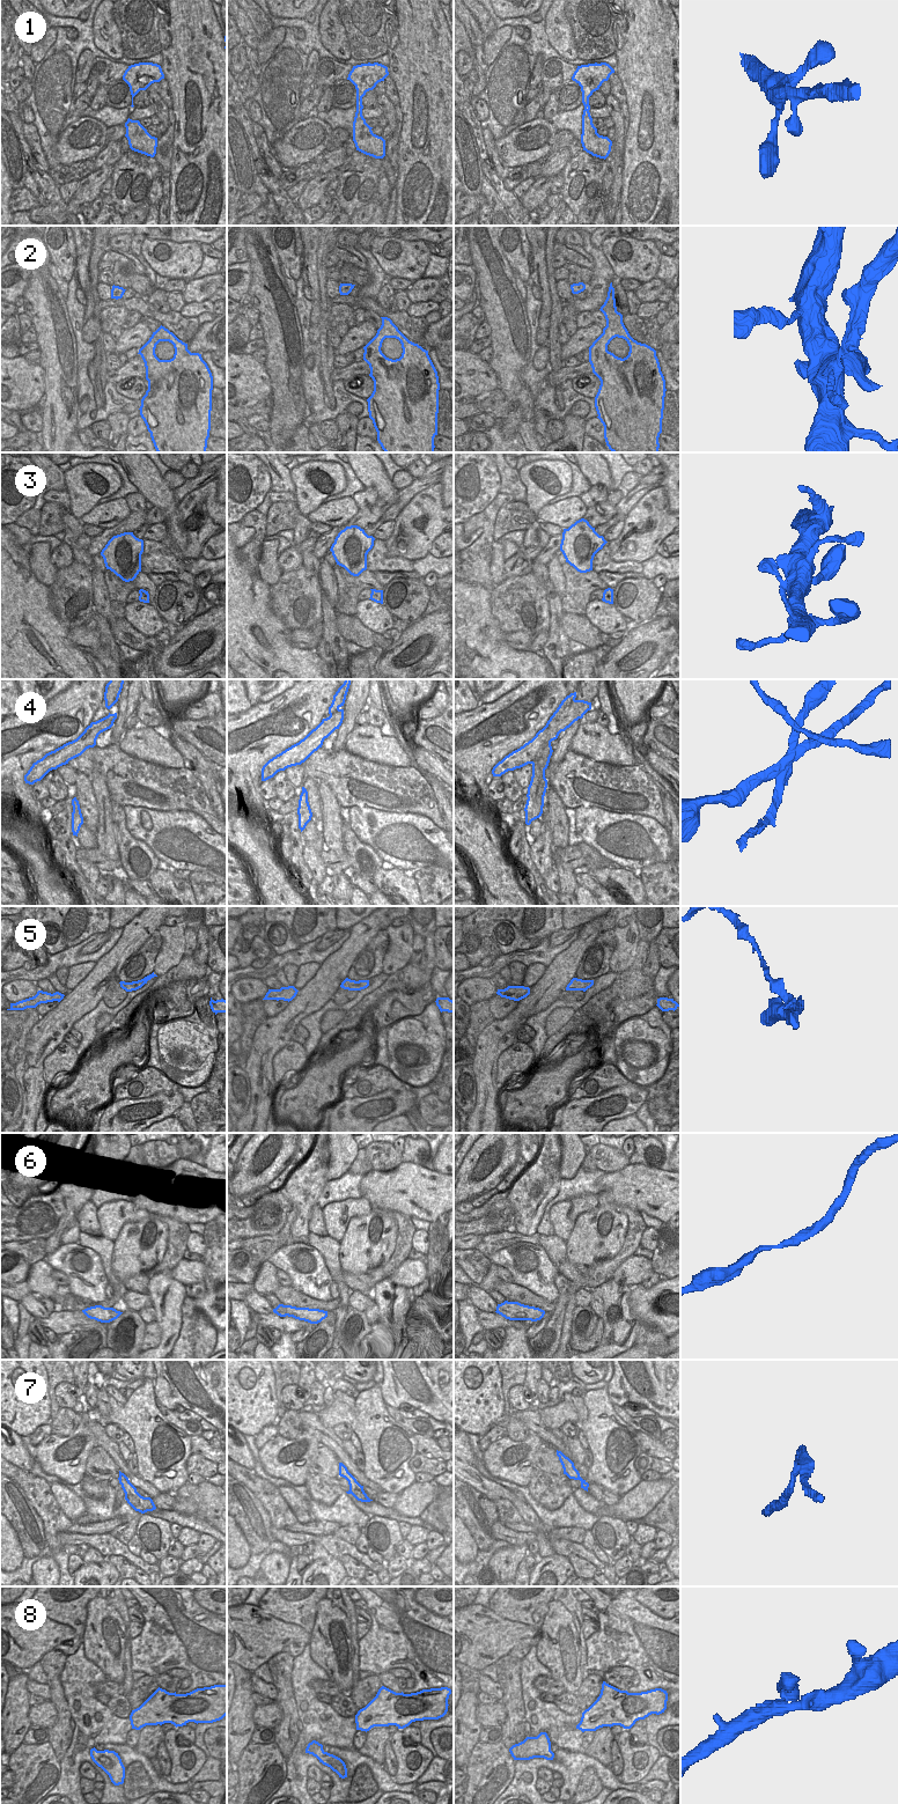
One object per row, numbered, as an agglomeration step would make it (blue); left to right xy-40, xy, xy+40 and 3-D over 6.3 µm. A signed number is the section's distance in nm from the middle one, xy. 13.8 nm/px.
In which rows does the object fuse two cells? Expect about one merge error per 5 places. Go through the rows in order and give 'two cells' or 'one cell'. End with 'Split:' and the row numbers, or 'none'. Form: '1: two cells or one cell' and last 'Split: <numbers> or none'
1: one cell
2: one cell
3: one cell
4: two cells
5: two cells
6: one cell
7: one cell
8: one cell
Split: 4, 5

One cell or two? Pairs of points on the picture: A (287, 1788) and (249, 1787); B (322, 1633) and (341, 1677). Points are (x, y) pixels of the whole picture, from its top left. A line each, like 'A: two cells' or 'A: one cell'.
A: two cells
B: one cell

